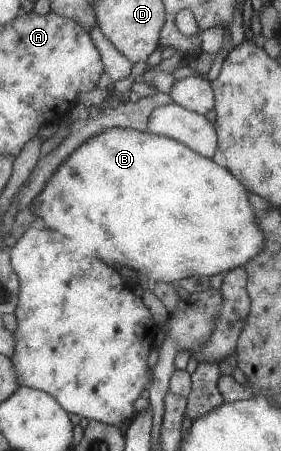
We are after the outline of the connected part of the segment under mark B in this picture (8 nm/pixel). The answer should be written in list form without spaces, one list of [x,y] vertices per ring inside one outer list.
[[[108,128],[91,135],[82,145],[79,145],[66,159],[63,159],[50,174],[44,189],[35,195],[31,201],[34,204],[34,217],[44,221],[46,229],[52,229],[52,243],[64,245],[64,249],[76,249],[76,253],[92,257],[100,257],[106,265],[125,265],[136,271],[140,277],[148,282],[174,282],[190,276],[210,277],[218,273],[226,273],[238,266],[243,266],[248,259],[256,257],[264,247],[264,233],[256,224],[257,215],[252,212],[248,202],[248,191],[236,178],[224,168],[217,158],[208,158],[188,149],[179,141],[169,137],[146,132],[139,132],[130,128]]]

